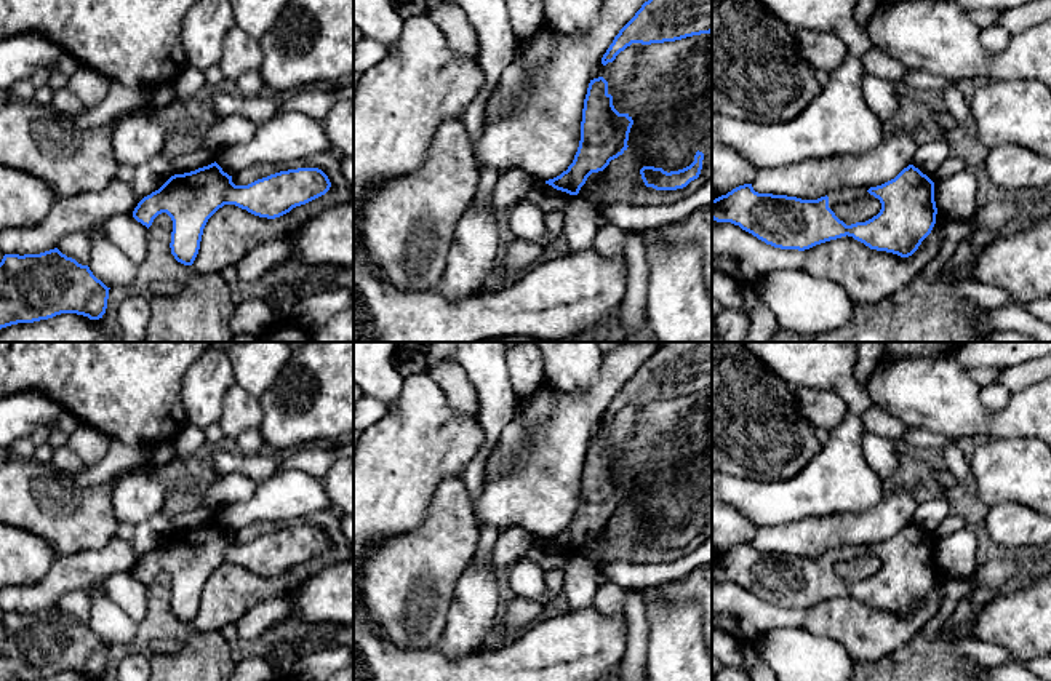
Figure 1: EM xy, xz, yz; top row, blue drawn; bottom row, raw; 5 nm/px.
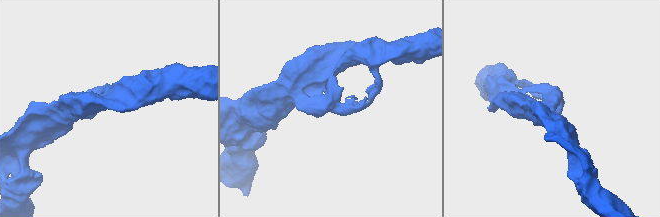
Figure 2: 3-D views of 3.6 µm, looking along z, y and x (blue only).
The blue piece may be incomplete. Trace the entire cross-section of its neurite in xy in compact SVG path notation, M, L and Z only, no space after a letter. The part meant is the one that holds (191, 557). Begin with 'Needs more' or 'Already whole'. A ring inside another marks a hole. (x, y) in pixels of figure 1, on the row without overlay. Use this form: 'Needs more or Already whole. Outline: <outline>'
Already whole. Outline: M214 520L171 534L138 561L133 575L149 587L158 572L166 571L173 579L171 612L178 620L192 623L208 577L224 563L275 577L325 553L330 545L328 534L318 526L280 529L248 544L235 544L232 534Z

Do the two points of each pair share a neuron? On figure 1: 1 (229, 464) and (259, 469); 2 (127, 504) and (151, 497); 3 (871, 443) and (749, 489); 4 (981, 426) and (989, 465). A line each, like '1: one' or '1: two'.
1: one
2: one
3: two
4: two

